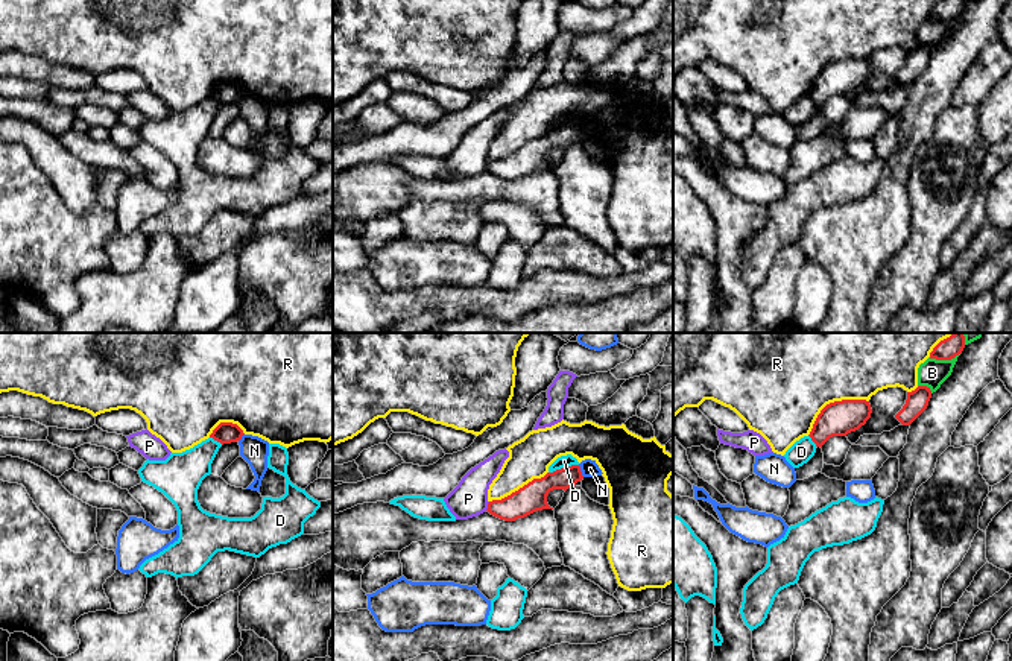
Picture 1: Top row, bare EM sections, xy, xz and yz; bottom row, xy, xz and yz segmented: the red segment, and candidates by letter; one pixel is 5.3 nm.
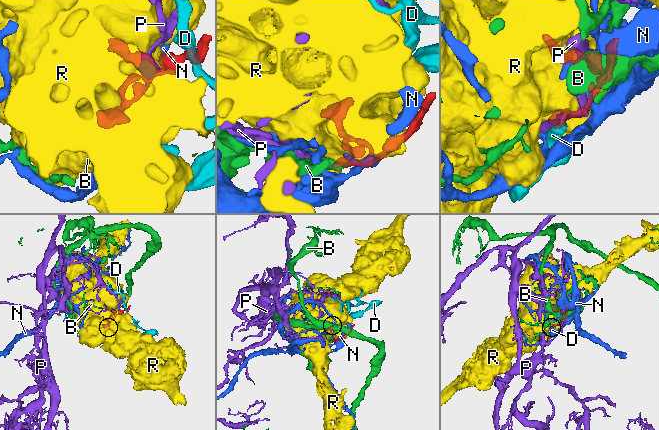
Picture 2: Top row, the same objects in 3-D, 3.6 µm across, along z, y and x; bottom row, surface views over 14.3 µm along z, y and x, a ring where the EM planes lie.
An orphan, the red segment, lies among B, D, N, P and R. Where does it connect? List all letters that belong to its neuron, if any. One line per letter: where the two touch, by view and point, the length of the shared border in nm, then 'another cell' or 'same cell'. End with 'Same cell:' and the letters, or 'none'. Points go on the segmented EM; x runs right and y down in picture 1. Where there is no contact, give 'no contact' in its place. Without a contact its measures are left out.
B: yz (944, 359) | 170 nm | another cell
D: xz (564, 467) | 170 nm | another cell
N: xz (581, 471) | 70 nm | another cell
P: xz (488, 506) | 50 nm | same cell
R: yz (831, 403) | 380 nm | another cell
Same cell: P

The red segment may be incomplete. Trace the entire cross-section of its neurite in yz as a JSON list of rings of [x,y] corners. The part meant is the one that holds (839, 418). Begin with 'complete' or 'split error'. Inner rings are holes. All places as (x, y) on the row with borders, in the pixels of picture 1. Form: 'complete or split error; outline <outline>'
complete; outline [[[842,400],[827,404],[818,415],[810,432],[811,441],[821,447],[833,436],[846,436],[859,430],[871,418],[866,400]]]

